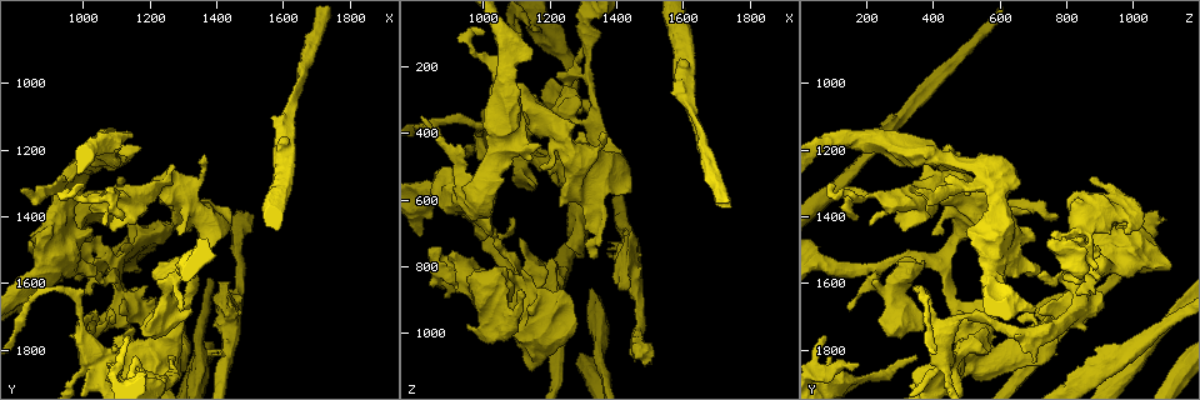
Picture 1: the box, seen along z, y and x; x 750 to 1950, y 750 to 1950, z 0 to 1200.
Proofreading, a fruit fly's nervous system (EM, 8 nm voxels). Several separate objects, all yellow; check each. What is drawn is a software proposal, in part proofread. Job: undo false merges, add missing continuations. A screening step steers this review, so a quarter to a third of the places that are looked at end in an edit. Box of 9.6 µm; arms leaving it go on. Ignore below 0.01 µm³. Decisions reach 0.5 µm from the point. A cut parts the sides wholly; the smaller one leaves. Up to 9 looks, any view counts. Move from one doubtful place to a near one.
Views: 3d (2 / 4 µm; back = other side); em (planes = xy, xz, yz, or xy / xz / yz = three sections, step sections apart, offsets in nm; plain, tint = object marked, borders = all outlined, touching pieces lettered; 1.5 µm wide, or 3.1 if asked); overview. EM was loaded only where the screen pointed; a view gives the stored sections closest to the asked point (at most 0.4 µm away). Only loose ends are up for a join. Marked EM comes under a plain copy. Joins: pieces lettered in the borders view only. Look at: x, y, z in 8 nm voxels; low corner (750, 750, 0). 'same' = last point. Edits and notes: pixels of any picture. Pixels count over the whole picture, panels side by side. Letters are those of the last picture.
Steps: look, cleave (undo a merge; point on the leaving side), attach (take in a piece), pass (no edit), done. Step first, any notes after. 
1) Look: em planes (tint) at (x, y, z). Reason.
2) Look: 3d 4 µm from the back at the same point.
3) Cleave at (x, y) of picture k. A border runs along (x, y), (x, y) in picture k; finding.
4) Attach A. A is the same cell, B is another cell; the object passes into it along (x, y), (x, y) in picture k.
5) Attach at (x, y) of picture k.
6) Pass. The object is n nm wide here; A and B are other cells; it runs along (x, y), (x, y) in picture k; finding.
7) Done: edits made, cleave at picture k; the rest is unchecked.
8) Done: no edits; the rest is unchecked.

Look: 3d 2 µm at (1360, 1810, 760). Branch stops here.

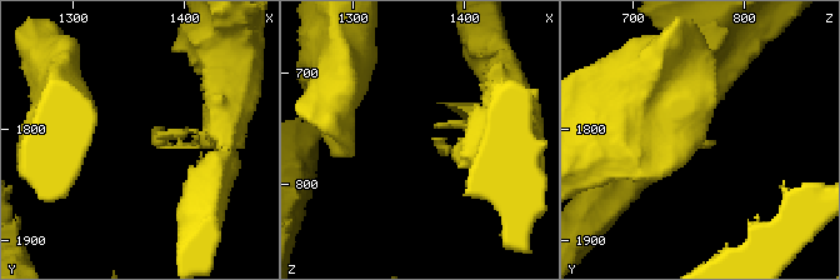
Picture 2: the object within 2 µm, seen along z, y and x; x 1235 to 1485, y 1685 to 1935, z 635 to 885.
Look: em planes (borders) at (1370, 1816, 760).

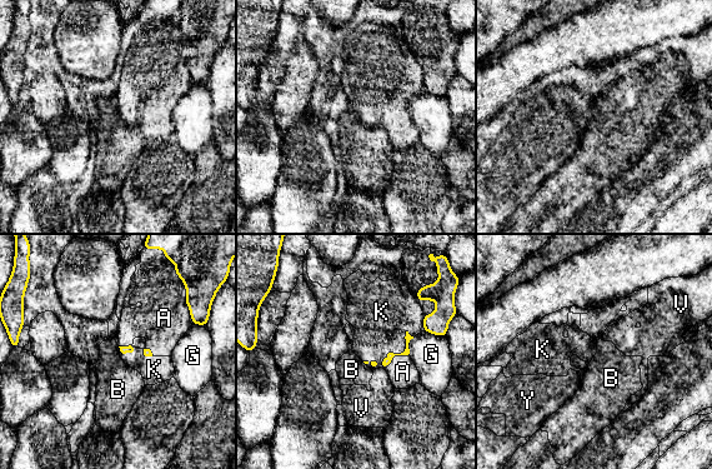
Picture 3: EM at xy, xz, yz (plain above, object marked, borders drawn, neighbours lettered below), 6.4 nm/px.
Pass. A, B, G, K, V and Y are other cells; a border runs along (407, 330), (405, 349), (384, 367) in picture 3; none of them fits.

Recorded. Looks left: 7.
Look: 3d 2 µm from the back at (1000, 1740, 430). Branch point.

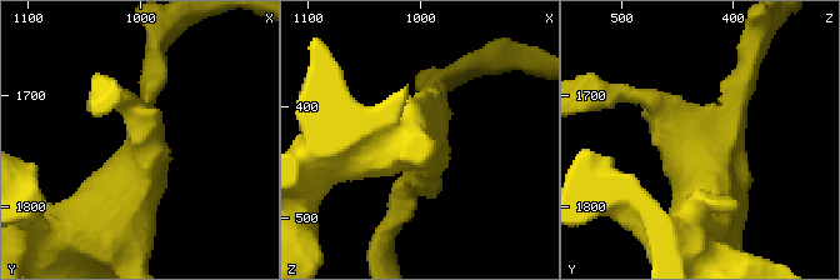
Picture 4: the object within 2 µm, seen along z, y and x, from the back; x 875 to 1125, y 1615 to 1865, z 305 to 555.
Look: em yz step 8 (tint) at (994, 1750, 434). 3 arms meet here.

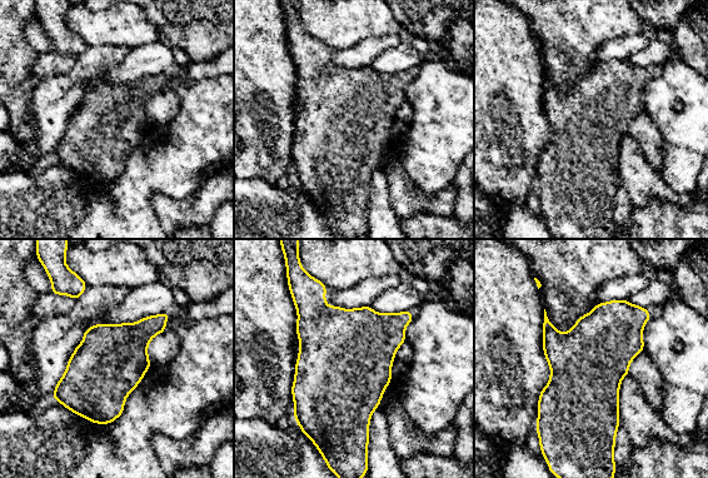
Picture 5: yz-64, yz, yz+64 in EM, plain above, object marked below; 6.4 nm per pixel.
Look: em xz step 4 (borders) at the same point. Cut it another way.

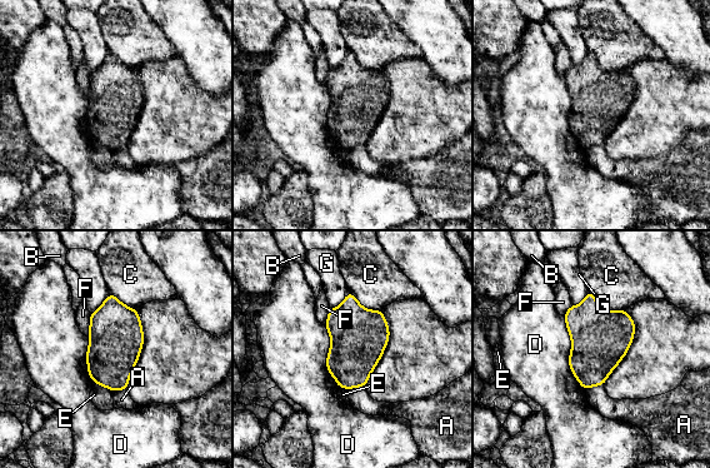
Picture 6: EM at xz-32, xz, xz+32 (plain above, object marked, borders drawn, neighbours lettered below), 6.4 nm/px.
Pass. A, B, C, D, E, F and G are other cells; a border runs along (90, 313), (88, 335) in picture 6; continuous, no second cell.

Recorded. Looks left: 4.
Look: em xz step 8 (tint) at (1100, 1590, 780). Sudden change in width.

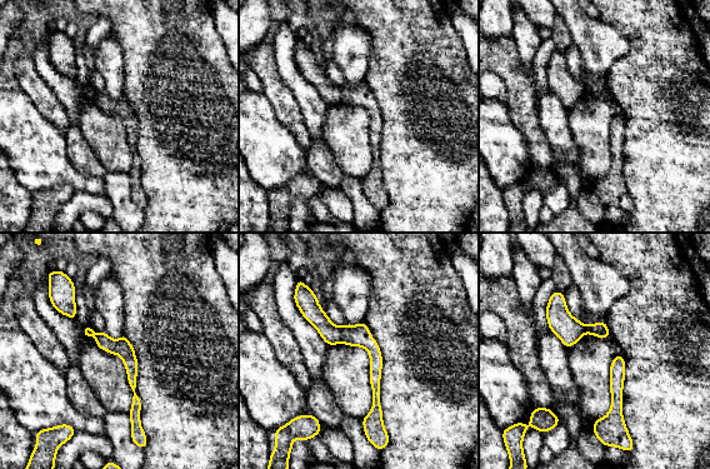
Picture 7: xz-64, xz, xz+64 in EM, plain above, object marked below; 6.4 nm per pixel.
Look: em planes (borders) at the same point.

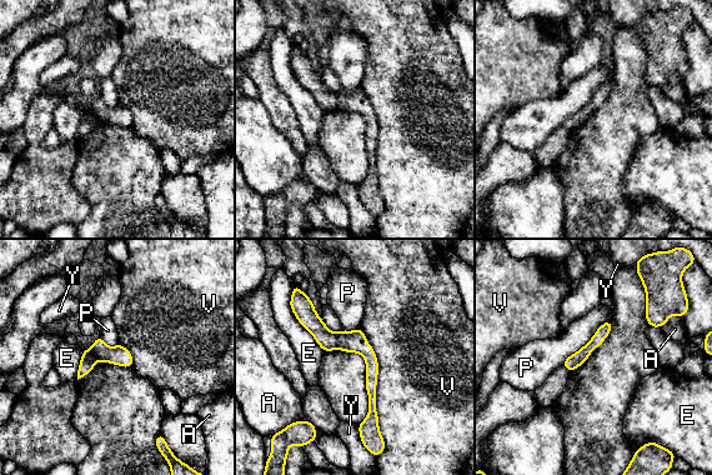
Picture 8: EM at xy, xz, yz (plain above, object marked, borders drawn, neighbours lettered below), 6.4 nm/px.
Cleave at (307, 316) of picture 8. The object is 80 nm wide here; the longest contact is with V, 750 nm; A, E, P, V and Y are other cells; a second cell is stuck on.

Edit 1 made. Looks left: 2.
Done: edits made, cleave at picture 8; the rest is unchecked.

